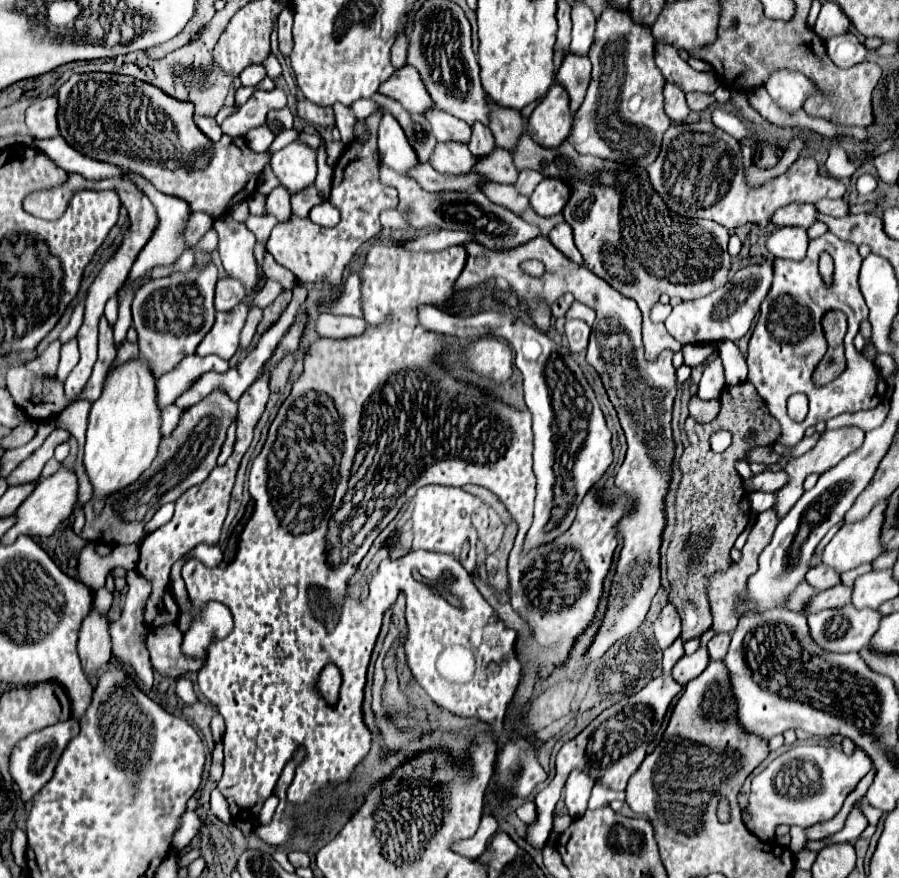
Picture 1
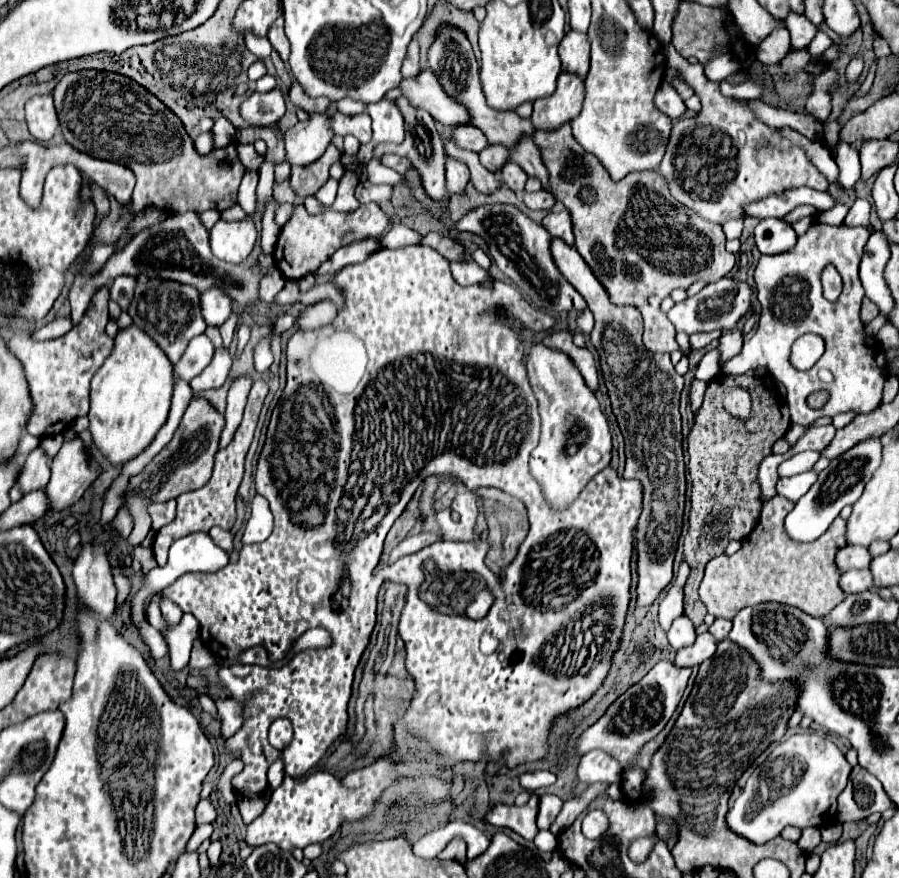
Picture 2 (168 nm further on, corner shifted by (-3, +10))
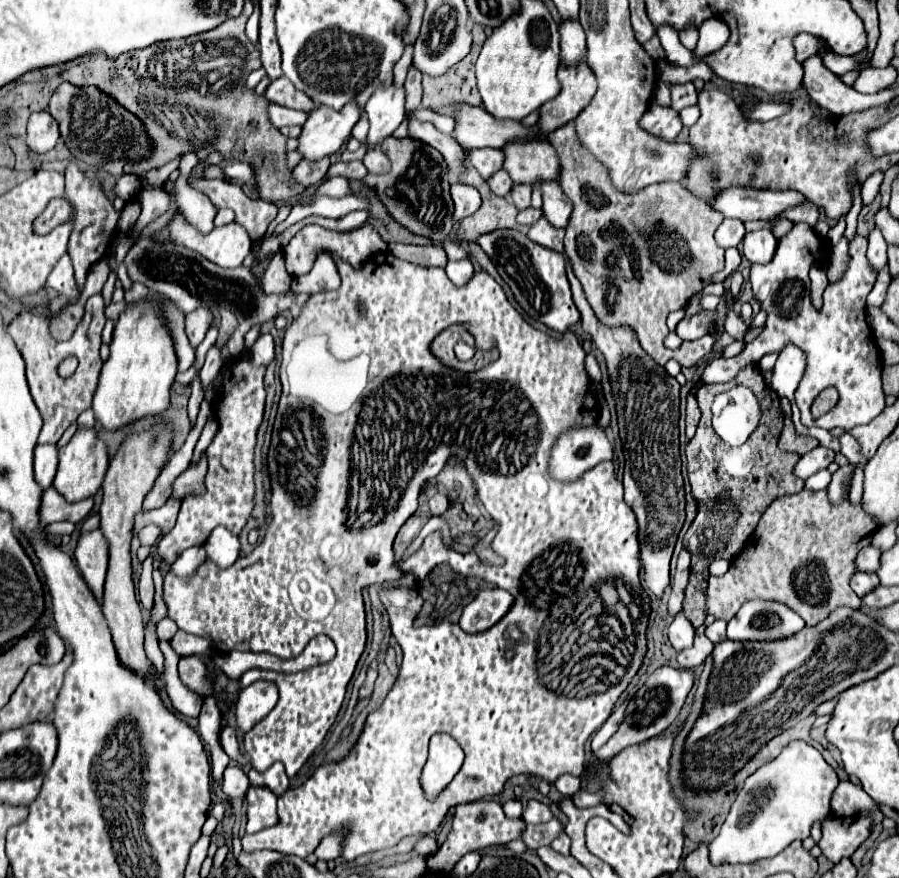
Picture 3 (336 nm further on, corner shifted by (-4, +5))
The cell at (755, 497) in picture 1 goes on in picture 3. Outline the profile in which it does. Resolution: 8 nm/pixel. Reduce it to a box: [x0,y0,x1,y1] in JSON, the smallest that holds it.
[805,469,831,491]

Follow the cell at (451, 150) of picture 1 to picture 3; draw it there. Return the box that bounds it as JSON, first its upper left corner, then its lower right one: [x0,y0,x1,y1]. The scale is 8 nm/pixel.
[451,181,481,221]

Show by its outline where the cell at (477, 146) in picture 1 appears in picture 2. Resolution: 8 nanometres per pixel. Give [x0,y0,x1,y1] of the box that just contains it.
[480,146,510,172]

